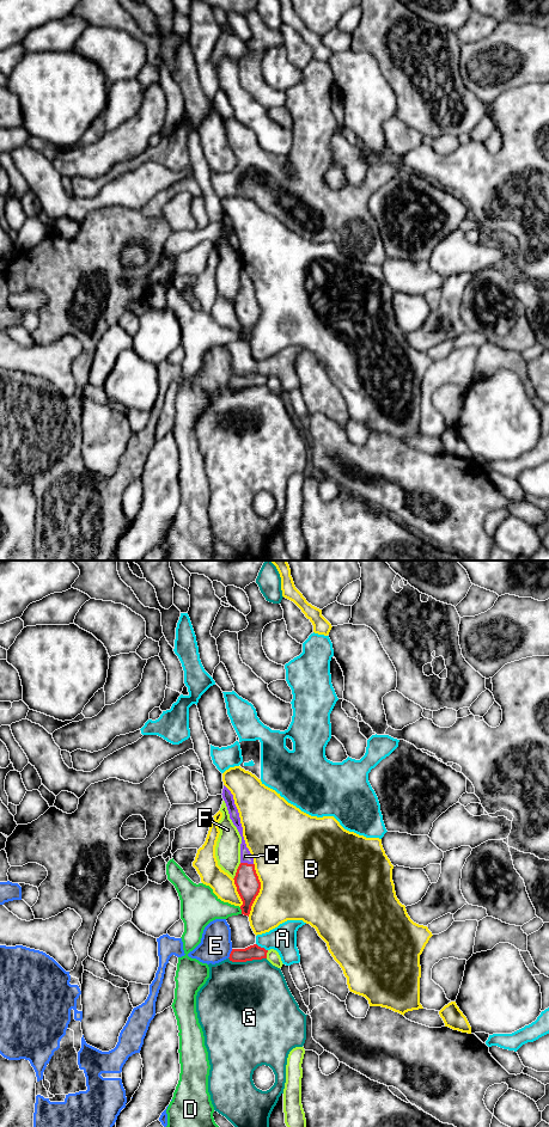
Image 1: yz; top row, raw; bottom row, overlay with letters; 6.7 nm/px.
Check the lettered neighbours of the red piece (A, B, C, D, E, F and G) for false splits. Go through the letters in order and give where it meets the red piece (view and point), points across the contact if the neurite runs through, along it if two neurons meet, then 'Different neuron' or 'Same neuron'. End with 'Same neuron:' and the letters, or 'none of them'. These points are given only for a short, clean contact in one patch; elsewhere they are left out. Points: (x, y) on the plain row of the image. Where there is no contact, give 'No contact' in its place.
A: Touches red at yz (262, 374). Different neuron
B: Touches red at yz (260, 314). Different neuron
C: Touches red at yz (246, 289). Path across: yz (246, 307), (246, 289), (245, 282). Same neuron
D: Touches red at yz (242, 337). Different neuron
E: Touches red at yz (230, 380). Different neuron
F: Touches red at yz (237, 298). Different neuron
G: Touches red at yz (246, 386). Different neuron
Same neuron: C

